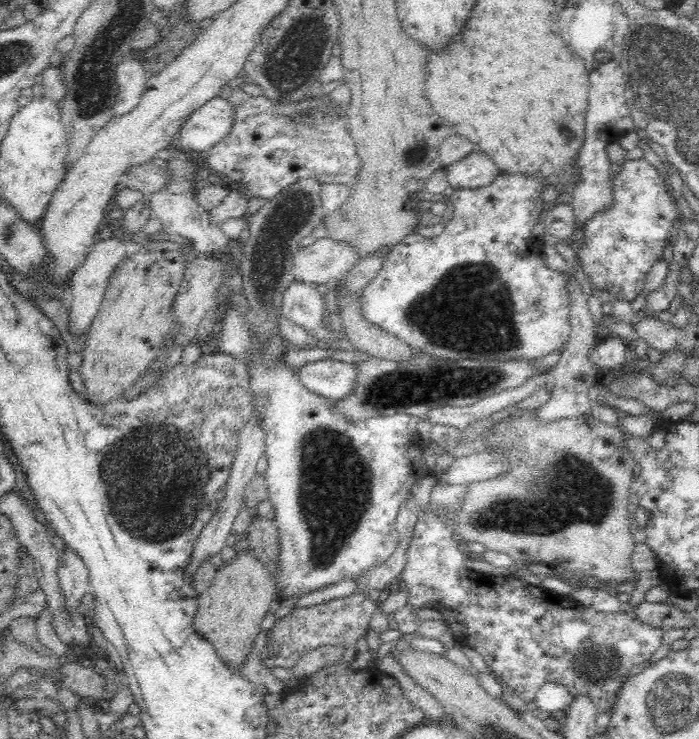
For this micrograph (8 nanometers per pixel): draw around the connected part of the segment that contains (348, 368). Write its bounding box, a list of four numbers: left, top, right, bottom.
[300,357,358,400]

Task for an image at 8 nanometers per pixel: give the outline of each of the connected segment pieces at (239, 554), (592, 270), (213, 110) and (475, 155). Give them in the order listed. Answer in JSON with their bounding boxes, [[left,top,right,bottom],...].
[[194,549,276,669],[577,158,679,301],[177,96,235,151],[445,148,499,189]]

